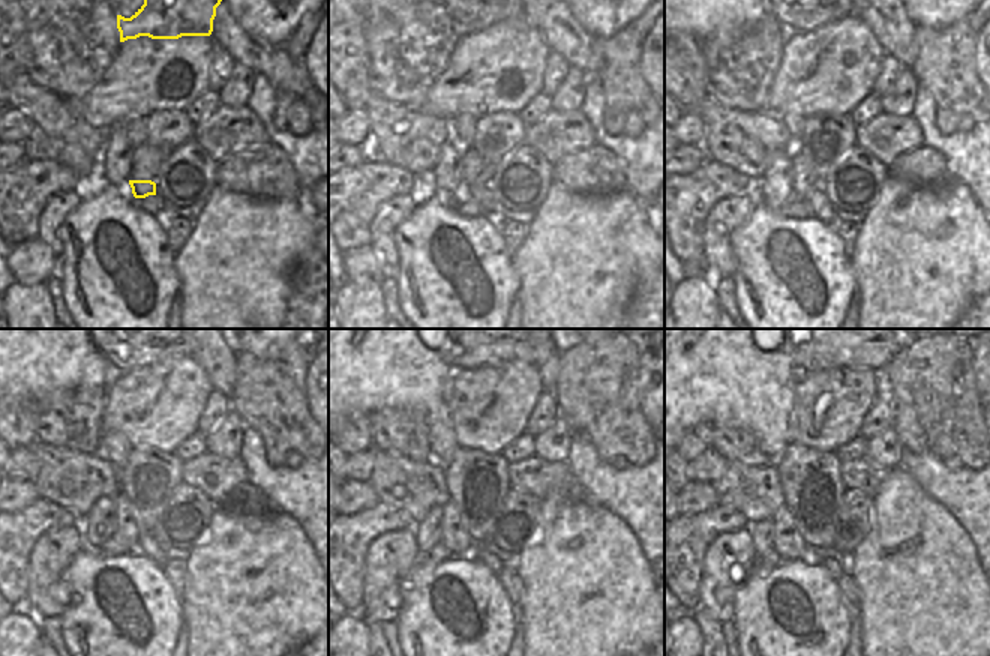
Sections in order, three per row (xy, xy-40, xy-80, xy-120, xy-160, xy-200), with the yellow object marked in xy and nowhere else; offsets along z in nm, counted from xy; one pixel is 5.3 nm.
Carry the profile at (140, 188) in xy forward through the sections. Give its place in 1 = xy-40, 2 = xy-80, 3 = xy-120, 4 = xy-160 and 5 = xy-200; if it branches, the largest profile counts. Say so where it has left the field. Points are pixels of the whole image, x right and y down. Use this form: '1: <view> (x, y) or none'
1: xy-40 (482, 195)
2: xy-80 (822, 209)
3: xy-120 (149, 545)
4: xy-160 (494, 563)
5: xy-200 (831, 565)

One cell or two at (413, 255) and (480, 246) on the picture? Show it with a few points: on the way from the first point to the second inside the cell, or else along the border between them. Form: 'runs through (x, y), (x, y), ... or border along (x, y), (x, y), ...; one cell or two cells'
runs through (428, 236), (440, 219), (462, 227); one cell

